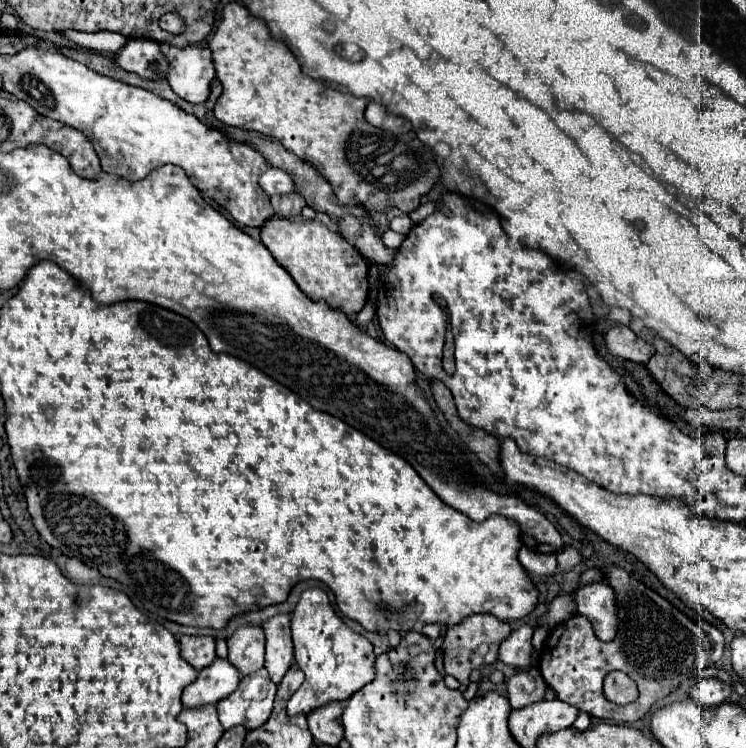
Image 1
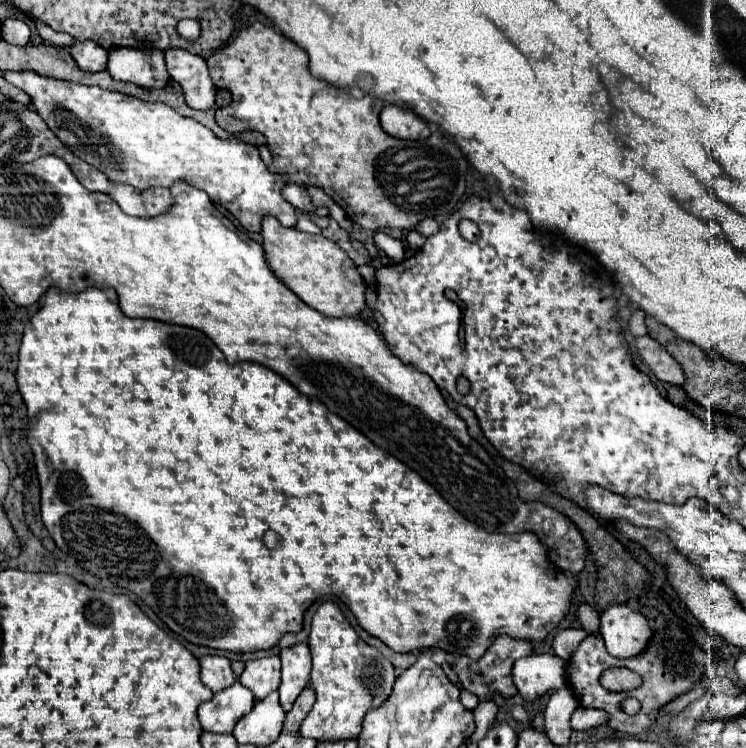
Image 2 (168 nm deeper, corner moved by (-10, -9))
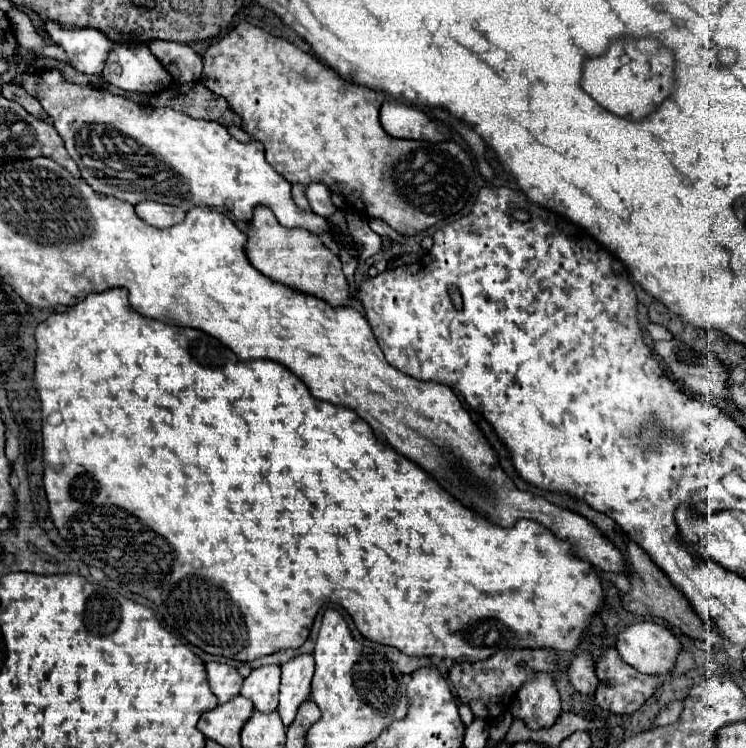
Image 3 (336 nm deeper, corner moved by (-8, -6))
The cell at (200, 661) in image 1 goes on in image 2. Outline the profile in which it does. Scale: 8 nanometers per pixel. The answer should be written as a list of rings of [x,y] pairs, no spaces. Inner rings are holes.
[[[201,656],[201,682],[211,688],[213,692],[219,692],[235,682],[235,676],[231,672],[231,662],[225,656]]]

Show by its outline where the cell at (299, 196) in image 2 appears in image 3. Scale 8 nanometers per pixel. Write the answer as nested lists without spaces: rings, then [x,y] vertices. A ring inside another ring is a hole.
[[[311,183],[307,187],[307,199],[309,199],[311,211],[321,215],[321,217],[331,217],[337,211],[337,207],[331,201],[329,189],[325,185],[321,185],[321,183]]]

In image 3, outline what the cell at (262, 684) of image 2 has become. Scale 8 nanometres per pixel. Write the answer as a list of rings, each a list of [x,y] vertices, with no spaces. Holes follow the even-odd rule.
[[[277,665],[253,669],[251,675],[243,681],[241,695],[251,699],[255,709],[261,713],[275,711],[279,703],[279,675],[281,671]]]

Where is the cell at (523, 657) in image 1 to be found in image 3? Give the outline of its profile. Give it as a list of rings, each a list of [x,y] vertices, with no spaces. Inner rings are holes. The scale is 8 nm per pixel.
[[[537,675],[515,695],[511,715],[521,719],[529,729],[539,731],[553,727],[561,715],[561,699],[551,675]]]

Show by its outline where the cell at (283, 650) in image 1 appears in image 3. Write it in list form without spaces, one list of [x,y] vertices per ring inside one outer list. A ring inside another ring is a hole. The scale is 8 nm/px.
[[[299,655],[285,665],[281,665],[281,695],[279,695],[279,715],[283,725],[289,727],[297,715],[297,709],[311,693],[315,661],[311,655]]]

